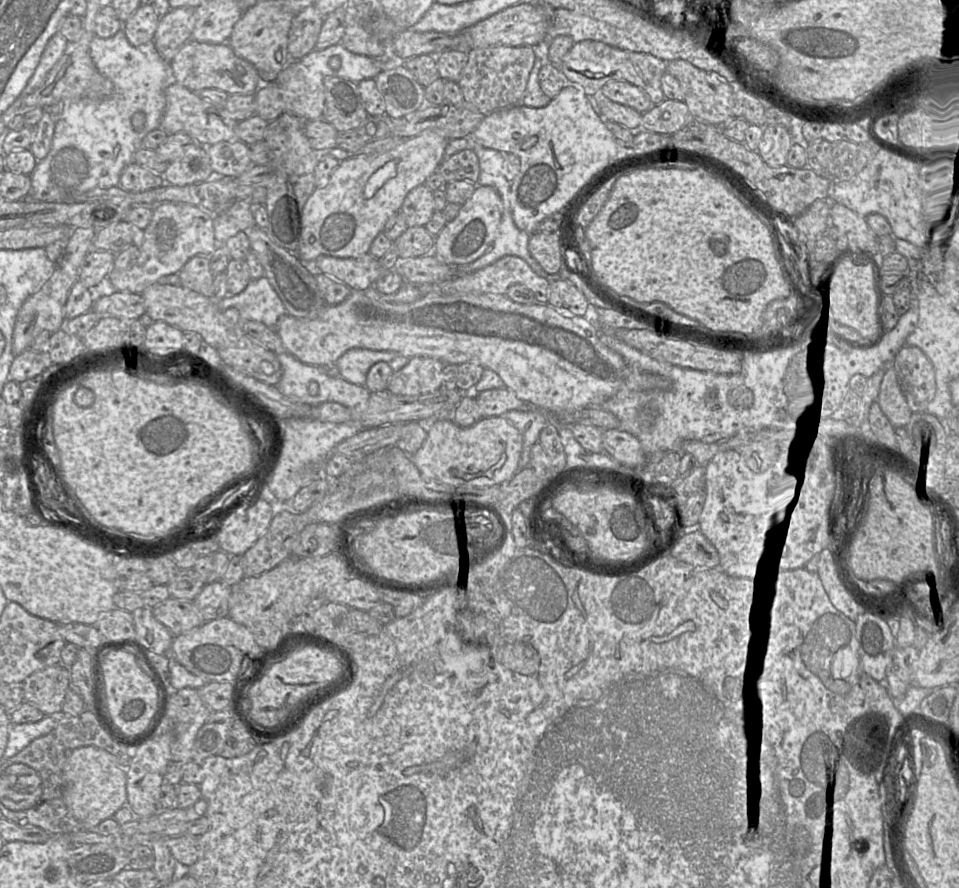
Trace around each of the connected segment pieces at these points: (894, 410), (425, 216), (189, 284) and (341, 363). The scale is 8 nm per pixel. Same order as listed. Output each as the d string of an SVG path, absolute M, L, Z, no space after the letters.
M892 362L885 372L876 402L895 429L904 428L910 422L913 413L901 390Z
M425 184L413 188L406 195L400 211L409 227L425 226L435 211L433 191Z
M195 256L179 271L180 285L207 298L213 298L214 275L207 257Z
M352 348L346 351L336 362L340 377L346 381L365 386L369 369L377 362L389 363L399 356L395 351L378 351L364 348Z

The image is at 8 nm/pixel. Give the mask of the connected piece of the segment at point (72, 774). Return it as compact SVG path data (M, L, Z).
M95 746L73 750L63 767L63 801L85 830L94 829L127 804L126 768L114 755Z

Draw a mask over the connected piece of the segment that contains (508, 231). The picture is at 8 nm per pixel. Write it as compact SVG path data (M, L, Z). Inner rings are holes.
M507 207L503 214L498 233L489 249L476 261L469 264L457 265L459 274L471 273L493 264L504 256L517 256L522 258L531 269L540 277L553 281L560 278L559 275L547 273L541 265L532 257L528 249L531 234L520 230L514 223L512 214Z

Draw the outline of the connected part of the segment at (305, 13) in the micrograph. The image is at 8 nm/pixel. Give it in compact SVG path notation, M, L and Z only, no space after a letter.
M315 5L295 14L288 34L288 52L292 60L300 60L316 48L324 17Z

